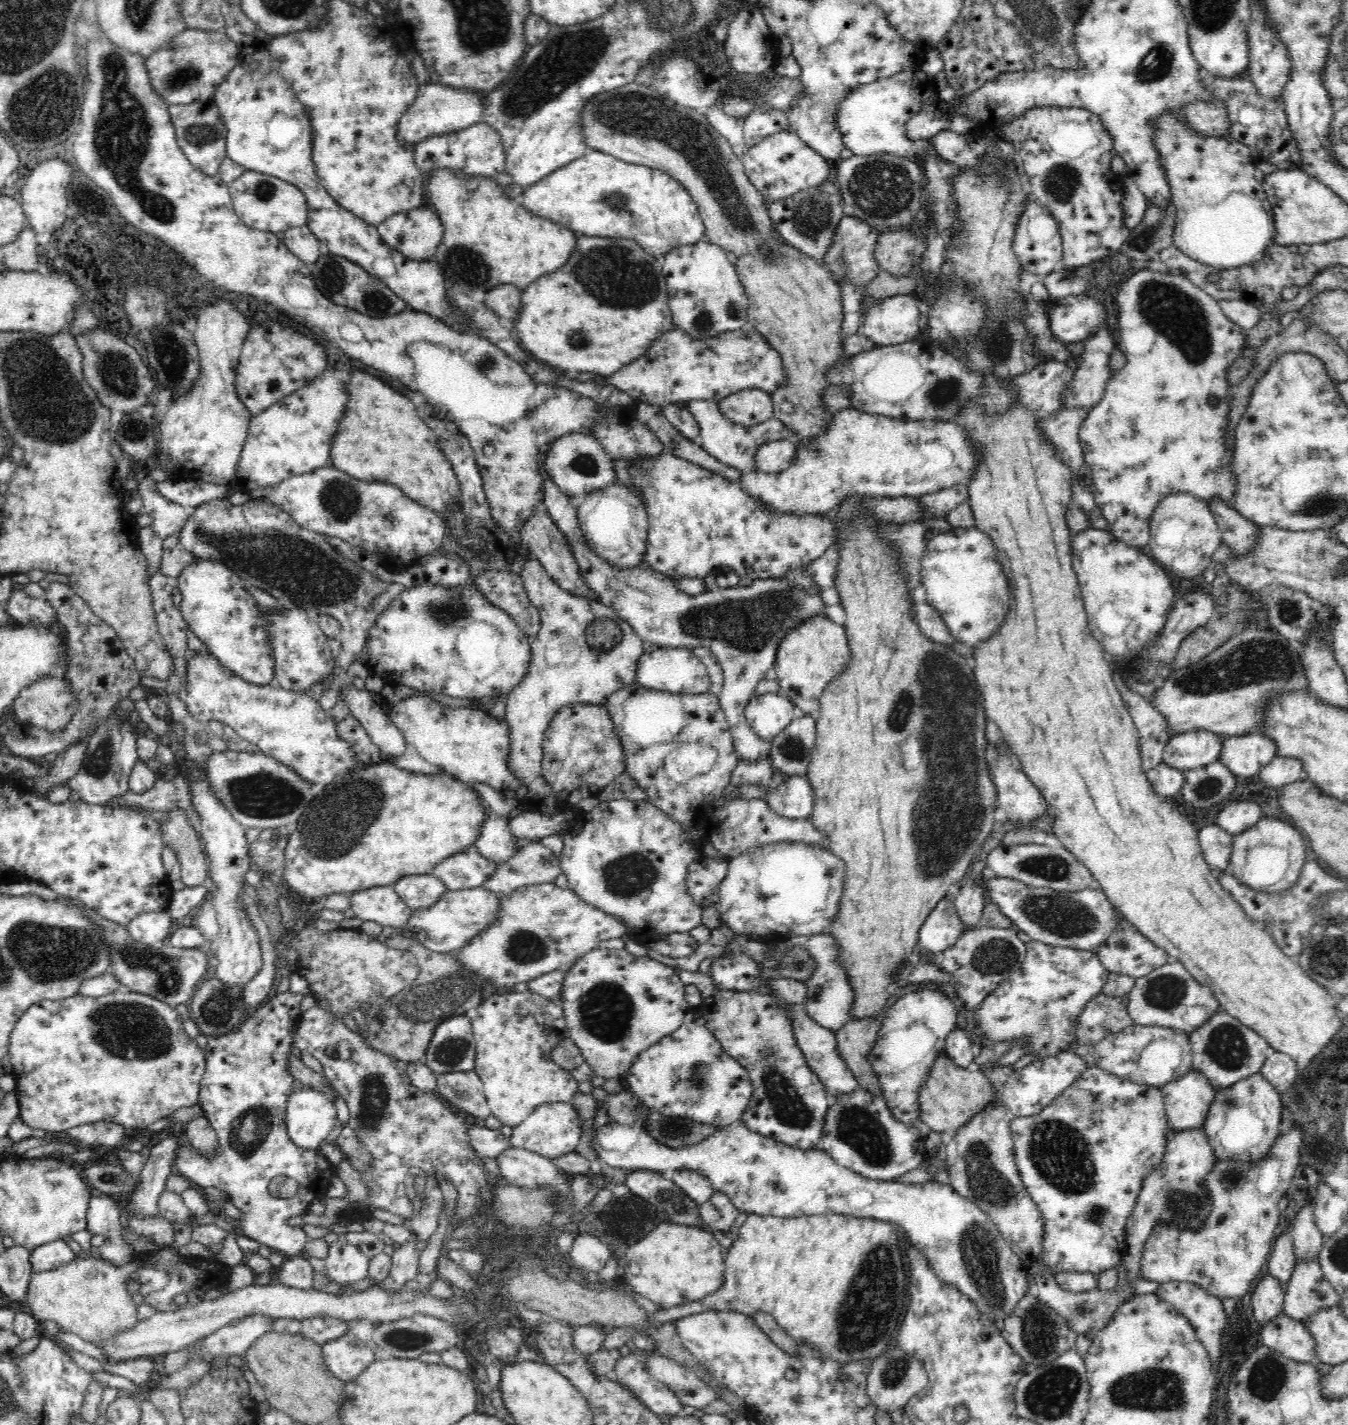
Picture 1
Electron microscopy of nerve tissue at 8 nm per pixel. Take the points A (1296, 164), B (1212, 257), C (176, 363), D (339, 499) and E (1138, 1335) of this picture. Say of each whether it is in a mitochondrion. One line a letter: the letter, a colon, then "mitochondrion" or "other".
A: other
B: other
C: mitochondrion
D: mitochondrion
E: other

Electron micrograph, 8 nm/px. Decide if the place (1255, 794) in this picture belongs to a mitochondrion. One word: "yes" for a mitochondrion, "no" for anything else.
no

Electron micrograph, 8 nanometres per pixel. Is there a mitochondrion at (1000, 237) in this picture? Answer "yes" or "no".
no

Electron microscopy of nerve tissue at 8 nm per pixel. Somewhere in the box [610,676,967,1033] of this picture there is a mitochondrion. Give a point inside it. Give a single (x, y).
(794, 749)

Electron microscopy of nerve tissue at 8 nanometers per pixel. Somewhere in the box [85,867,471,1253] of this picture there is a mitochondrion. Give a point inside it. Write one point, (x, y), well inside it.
(127, 1030)

